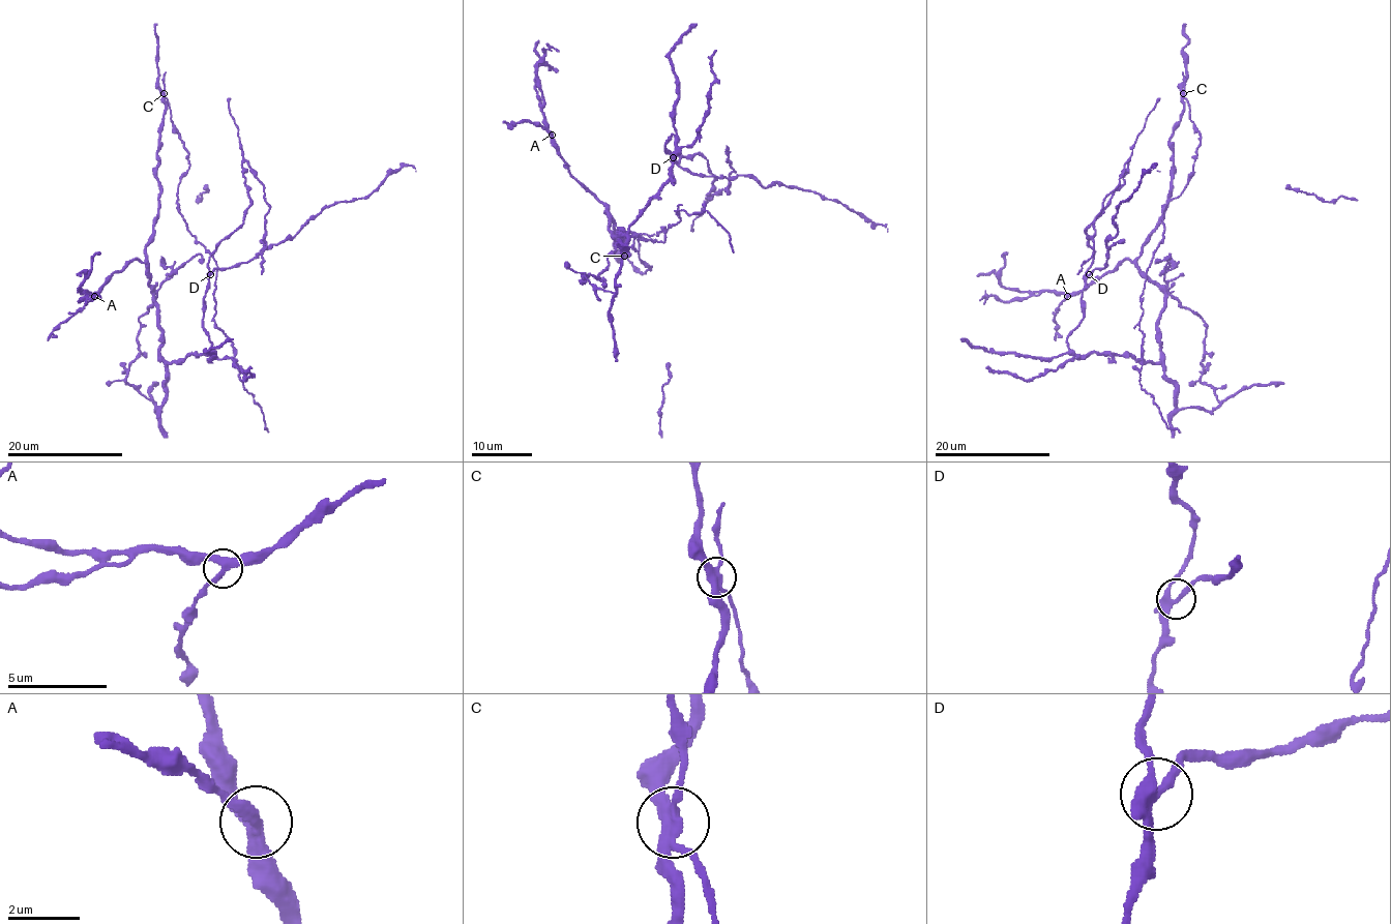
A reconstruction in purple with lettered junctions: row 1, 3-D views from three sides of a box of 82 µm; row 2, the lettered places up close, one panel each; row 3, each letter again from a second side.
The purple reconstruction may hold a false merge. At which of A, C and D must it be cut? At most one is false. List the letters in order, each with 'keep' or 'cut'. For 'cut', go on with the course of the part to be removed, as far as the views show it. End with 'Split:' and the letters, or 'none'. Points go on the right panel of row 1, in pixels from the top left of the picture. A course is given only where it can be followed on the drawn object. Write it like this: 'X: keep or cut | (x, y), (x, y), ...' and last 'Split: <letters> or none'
A: keep
C: cut | (1183, 93), (1200, 143), (1185, 187), (1165, 205), (1140, 324), (1140, 385), (1180, 433)
D: keep
Split: C

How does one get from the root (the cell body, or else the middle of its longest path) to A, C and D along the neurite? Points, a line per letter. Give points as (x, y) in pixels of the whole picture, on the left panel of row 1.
A: (146, 249), (143, 262), (131, 259), (94, 296)
C: (146, 249), (159, 208), (160, 190), (156, 165), (159, 126), (165, 112), (164, 93)
D: (146, 249), (160, 329), (159, 356), (167, 363), (191, 354), (211, 356), (203, 327), (210, 274)

